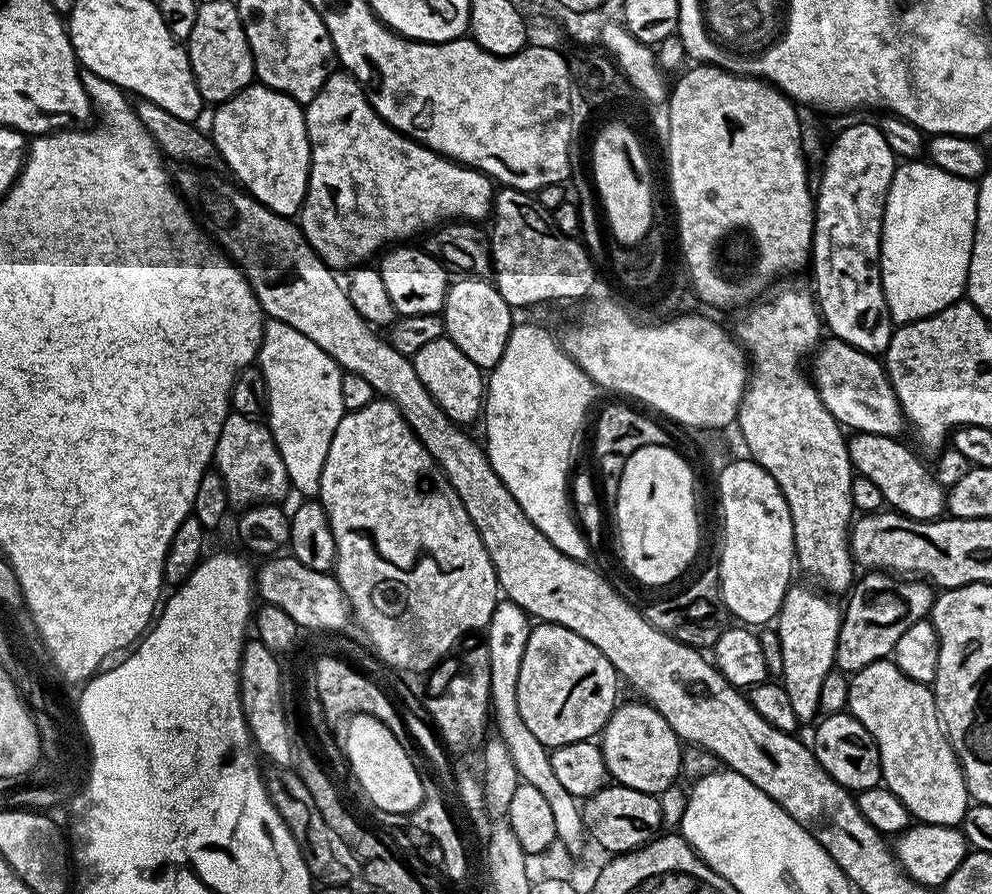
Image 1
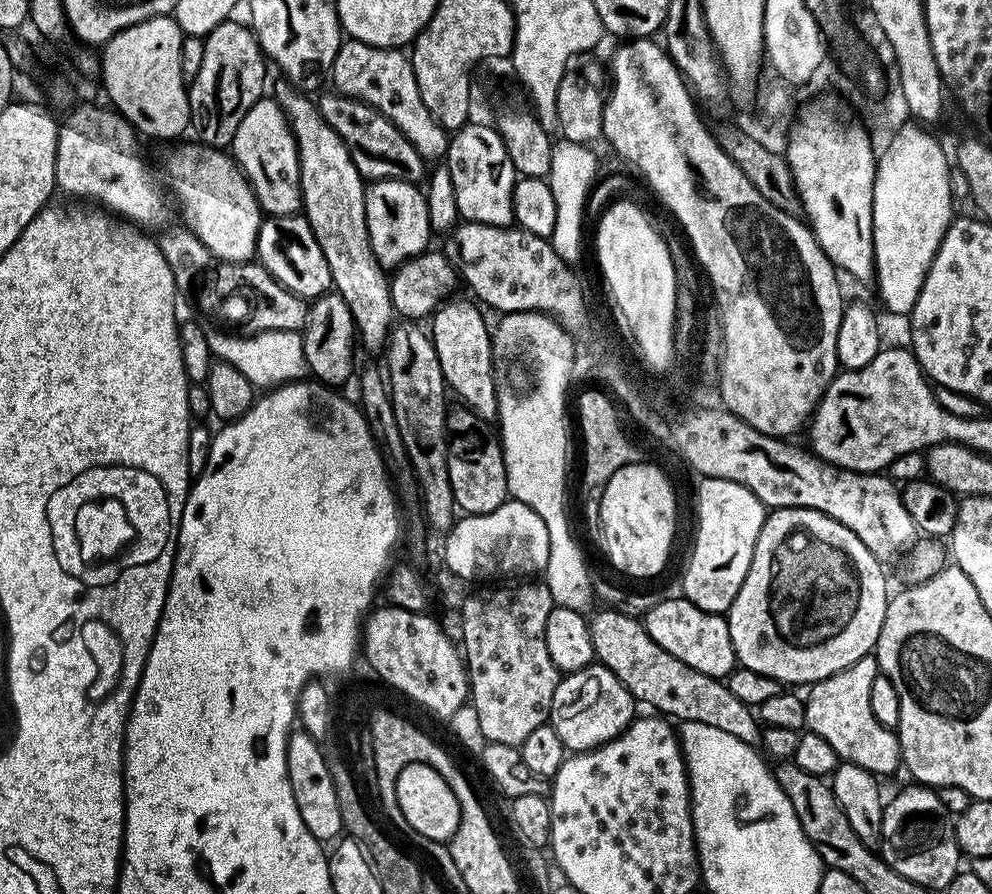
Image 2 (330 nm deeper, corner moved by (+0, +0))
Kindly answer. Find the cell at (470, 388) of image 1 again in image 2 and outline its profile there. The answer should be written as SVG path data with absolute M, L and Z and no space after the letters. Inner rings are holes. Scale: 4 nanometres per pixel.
M456 406L448 414L448 469L457 509L467 515L490 514L509 499L504 449L489 421L479 420L469 408Z

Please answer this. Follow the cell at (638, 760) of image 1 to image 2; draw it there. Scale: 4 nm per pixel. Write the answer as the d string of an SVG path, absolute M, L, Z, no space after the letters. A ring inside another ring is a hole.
M599 662L587 664L582 670L567 673L554 690L554 702L548 719L552 729L562 738L569 753L589 752L606 742L617 740L637 719L638 701L618 682L616 675Z

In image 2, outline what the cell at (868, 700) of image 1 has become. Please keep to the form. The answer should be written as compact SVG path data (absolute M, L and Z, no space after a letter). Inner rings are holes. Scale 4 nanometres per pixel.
M875 655L858 658L858 662L811 685L807 689L804 709L807 731L818 734L818 738L826 738L841 761L857 764L877 777L885 778L896 767L901 767L900 738L893 729L882 726L882 722L874 718L874 710L870 710L870 686L874 686L876 675Z

